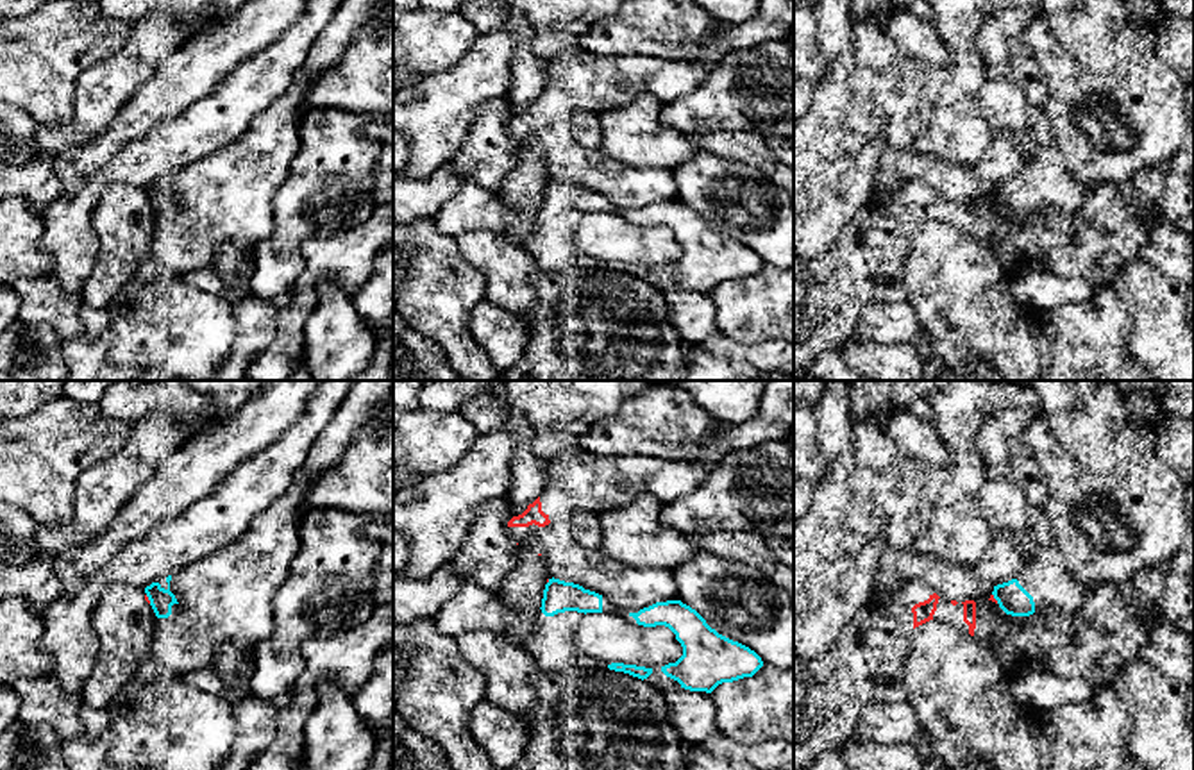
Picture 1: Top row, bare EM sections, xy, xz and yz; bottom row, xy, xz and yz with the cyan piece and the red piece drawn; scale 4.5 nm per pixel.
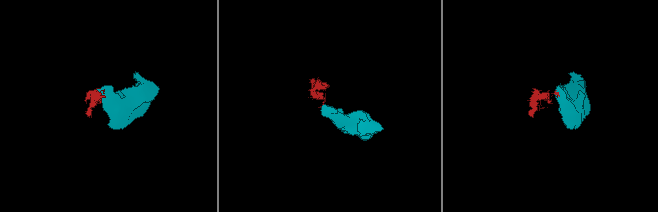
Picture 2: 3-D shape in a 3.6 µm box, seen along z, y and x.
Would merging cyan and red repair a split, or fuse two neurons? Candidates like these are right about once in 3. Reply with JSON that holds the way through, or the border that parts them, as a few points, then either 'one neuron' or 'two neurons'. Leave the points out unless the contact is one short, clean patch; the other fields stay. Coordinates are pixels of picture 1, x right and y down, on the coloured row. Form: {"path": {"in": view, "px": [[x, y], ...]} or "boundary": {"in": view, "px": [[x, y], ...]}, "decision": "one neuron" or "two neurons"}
{"decision": "two neurons"}

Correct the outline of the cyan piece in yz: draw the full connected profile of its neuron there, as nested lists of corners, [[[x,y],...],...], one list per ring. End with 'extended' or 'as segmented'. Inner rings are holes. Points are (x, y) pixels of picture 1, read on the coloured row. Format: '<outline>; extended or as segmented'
[[[1030,506],[1030,522],[1035,538],[1033,552],[1022,554],[1017,575],[994,586],[992,595],[1012,616],[1030,616],[1047,607],[1069,615],[1081,606],[1087,586],[1065,568],[1042,507]]]; extended

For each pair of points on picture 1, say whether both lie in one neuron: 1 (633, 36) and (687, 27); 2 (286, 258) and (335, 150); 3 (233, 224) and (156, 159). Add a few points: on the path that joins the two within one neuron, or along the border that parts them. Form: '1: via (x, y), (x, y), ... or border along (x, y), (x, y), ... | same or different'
1: via (646, 27), (674, 27) | same
2: via (290, 231), (297, 213), (331, 177) | same
3: border along (210, 152), (172, 175) | different

